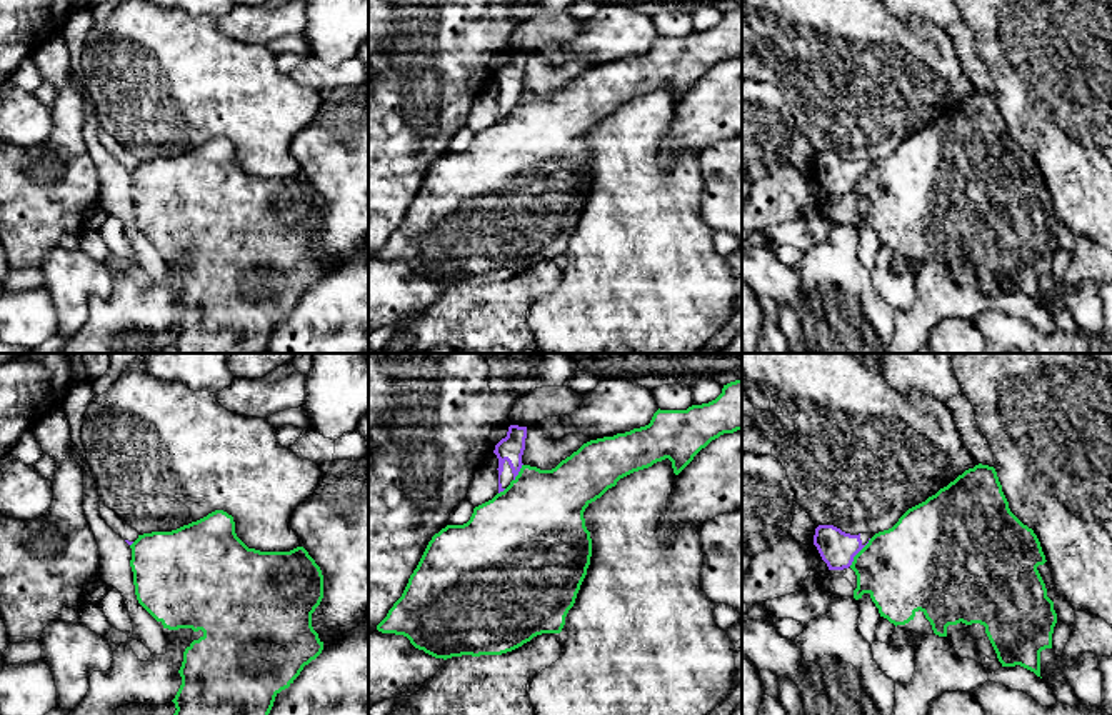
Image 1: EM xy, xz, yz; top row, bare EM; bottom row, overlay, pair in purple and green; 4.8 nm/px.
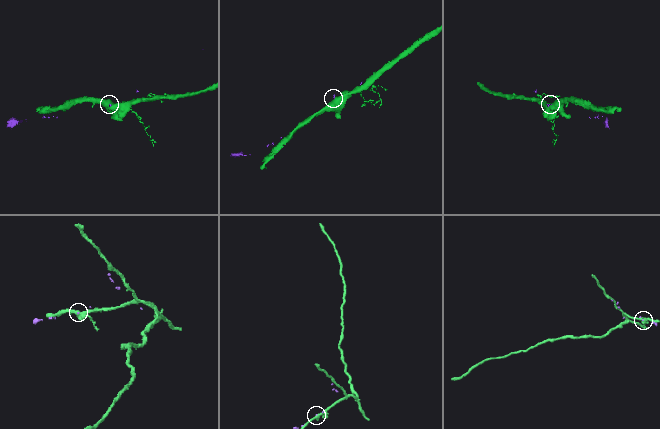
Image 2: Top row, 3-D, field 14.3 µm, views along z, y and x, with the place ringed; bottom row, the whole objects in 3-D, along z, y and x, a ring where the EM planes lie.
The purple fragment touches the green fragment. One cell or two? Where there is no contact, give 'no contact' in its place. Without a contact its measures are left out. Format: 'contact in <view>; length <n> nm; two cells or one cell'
contact in yz; length 170 nm; two cells

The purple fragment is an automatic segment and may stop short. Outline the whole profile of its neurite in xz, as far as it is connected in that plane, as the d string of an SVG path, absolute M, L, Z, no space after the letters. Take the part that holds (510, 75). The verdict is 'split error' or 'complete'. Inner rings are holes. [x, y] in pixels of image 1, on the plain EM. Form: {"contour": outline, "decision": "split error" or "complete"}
{"contour": "M510 52L507 63L502 65L493 80L498 85L498 120L503 118L522 95L527 53Z", "decision": "split error"}

